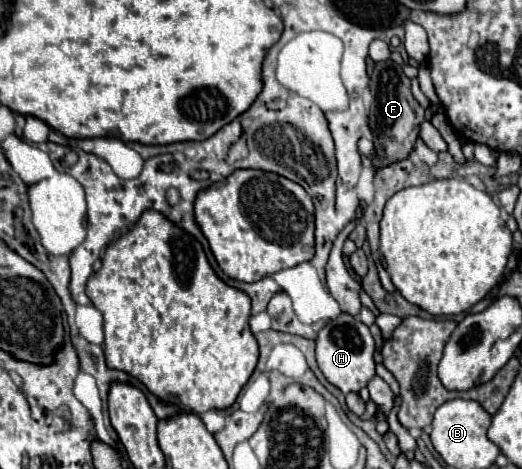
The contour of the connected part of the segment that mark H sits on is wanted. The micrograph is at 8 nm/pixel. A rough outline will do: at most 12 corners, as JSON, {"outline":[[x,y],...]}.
{"outline":[[355,316],[327,322],[319,370],[343,394],[375,376],[375,340]]}

